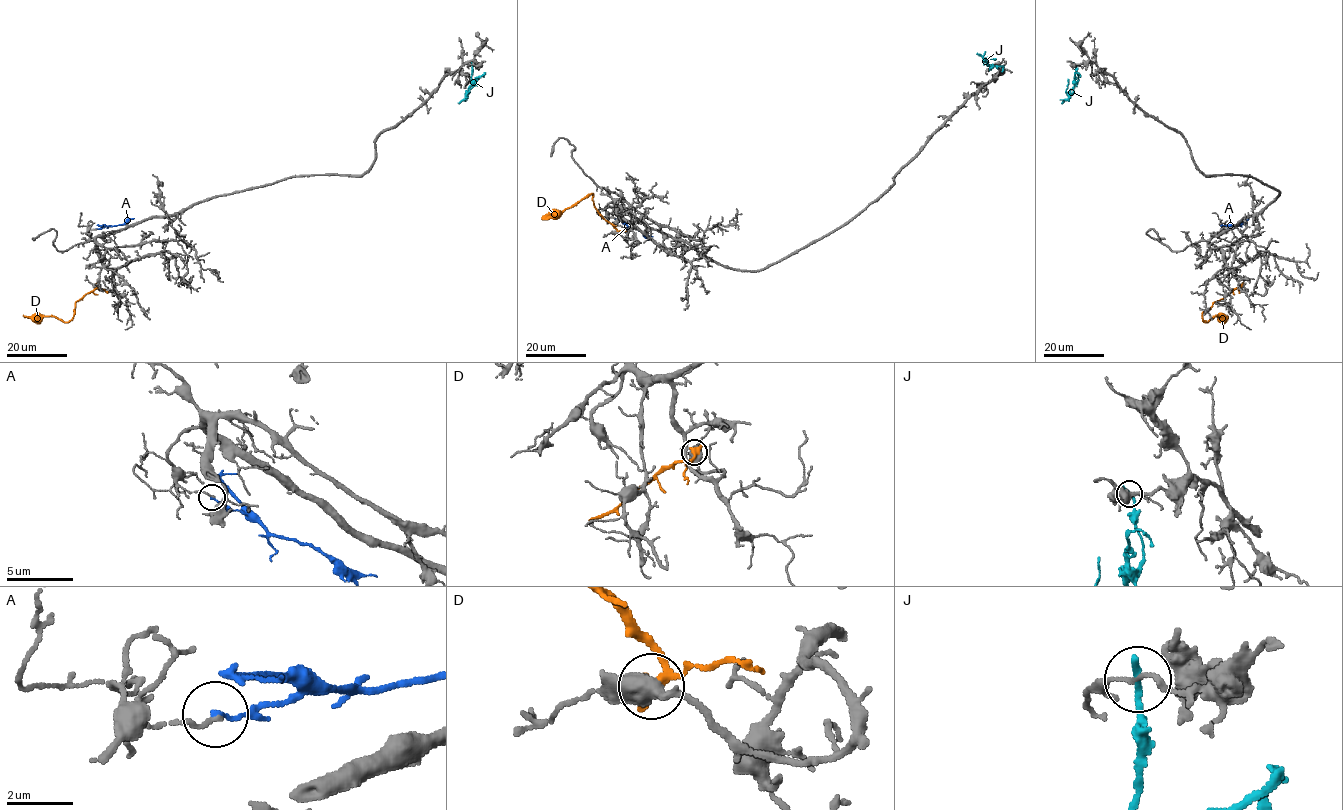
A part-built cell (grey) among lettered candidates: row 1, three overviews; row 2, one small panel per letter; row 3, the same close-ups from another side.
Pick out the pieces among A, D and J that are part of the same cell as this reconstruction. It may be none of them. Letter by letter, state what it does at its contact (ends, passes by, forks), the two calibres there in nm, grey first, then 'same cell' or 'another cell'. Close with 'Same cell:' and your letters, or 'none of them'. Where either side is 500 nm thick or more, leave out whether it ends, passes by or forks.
A: it ends | 130/150 nm | another cell
D: 550/320 nm | another cell
J: it ends | 110/240 nm | another cell
Same cell: none of them

